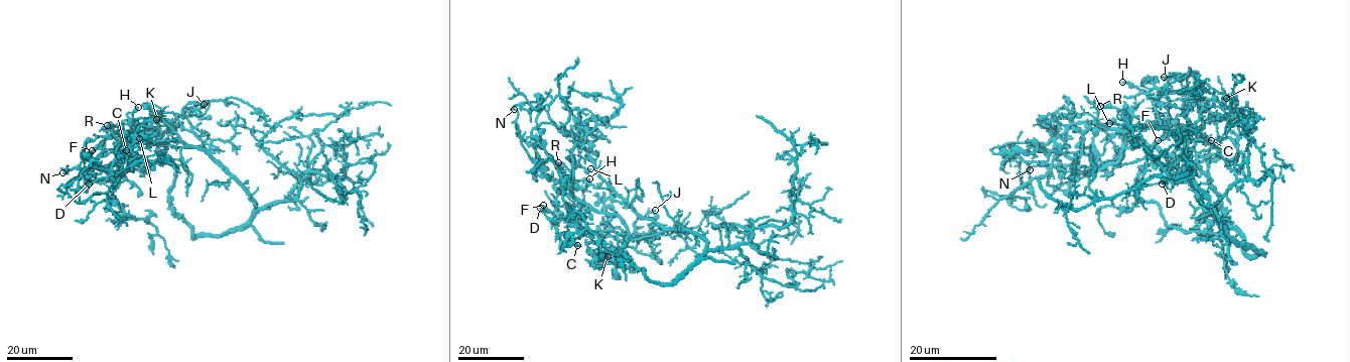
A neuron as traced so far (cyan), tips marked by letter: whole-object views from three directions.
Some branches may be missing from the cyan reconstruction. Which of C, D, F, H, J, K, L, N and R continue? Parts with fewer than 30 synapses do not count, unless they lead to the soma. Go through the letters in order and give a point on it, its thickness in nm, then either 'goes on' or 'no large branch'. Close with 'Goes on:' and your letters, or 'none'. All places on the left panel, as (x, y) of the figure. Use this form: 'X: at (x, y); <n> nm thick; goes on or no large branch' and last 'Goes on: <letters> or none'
C: at (126, 150); 240 nm thick; no large branch
D: at (89, 184); 440 nm thick; no large branch
F: at (92, 150); 280 nm thick; no large branch
H: at (138, 107); 180 nm thick; no large branch
J: at (204, 104); 160 nm thick; no large branch
K: at (156, 119); 180 nm thick; no large branch
L: at (139, 138); 160 nm thick; no large branch
N: at (62, 172); 200 nm thick; no large branch
R: at (107, 125); 240 nm thick; no large branch
Goes on: none

